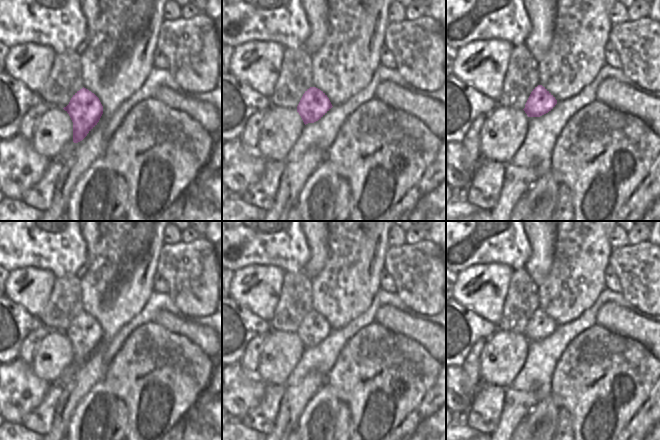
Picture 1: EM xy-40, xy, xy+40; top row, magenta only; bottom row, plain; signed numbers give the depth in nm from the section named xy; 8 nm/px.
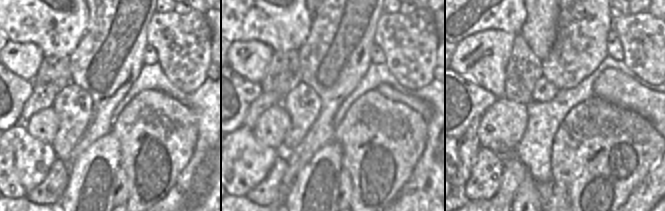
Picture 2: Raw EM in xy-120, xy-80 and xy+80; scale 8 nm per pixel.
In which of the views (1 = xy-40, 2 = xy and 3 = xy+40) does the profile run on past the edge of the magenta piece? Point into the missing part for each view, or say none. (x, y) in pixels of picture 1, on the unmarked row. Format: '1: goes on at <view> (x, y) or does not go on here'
1: does not go on here
2: does not go on here
3: does not go on here

